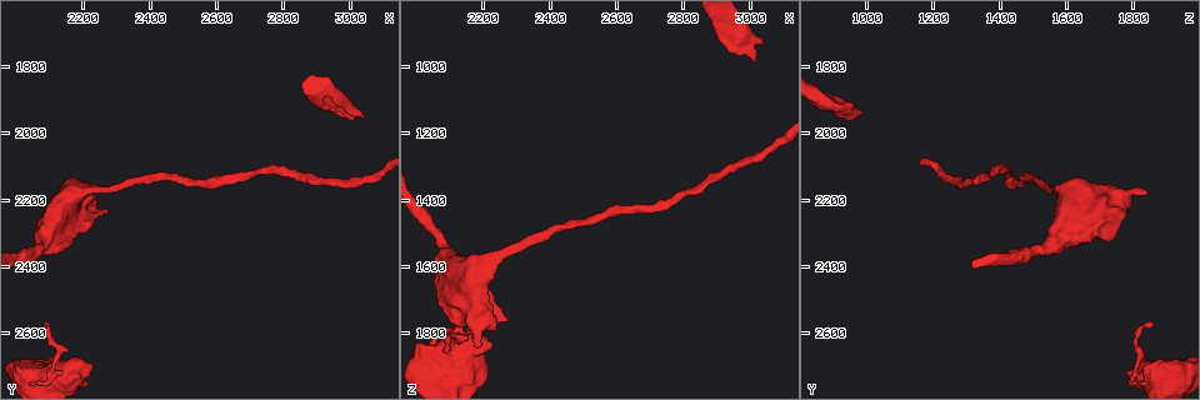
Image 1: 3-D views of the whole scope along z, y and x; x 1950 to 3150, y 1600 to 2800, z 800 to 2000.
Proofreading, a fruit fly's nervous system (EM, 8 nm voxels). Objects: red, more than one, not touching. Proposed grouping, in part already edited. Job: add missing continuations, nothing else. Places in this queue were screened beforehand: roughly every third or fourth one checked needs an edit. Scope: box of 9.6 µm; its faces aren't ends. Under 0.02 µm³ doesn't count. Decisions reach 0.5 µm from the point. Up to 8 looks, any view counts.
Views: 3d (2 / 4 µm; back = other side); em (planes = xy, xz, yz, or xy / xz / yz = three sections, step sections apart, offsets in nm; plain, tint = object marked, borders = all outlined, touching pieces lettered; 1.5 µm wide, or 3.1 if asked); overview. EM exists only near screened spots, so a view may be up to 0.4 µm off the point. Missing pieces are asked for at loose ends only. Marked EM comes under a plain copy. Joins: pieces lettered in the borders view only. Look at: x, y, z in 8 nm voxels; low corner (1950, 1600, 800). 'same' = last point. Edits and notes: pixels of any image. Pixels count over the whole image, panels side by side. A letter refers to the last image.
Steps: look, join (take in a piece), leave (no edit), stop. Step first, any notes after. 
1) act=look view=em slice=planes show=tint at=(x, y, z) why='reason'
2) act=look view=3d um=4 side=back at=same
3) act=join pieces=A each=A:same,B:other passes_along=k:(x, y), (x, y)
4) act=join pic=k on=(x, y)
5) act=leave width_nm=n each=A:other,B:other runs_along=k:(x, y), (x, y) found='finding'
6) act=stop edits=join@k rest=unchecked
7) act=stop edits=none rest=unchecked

act=look view=em slice=xz step=8 show=tint at=(2180, 2170, 1850) why='free end'

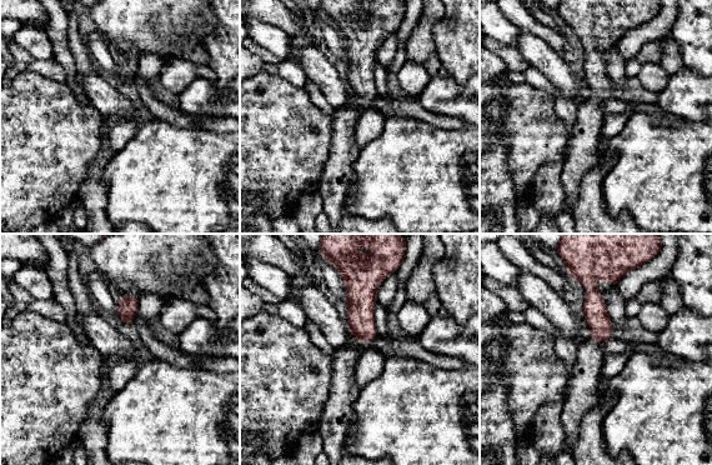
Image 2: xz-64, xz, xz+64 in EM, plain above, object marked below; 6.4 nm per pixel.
act=look view=em slice=xz step=8 show=borders at=same

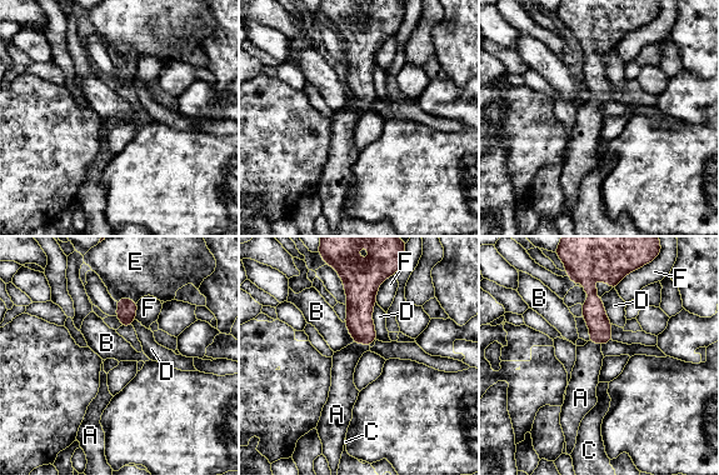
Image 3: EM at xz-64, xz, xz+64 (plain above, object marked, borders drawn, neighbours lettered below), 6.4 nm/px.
act=join pieces=A each=A:same,B:other,C:other,D:other,E:other,F:other passes_along=3:(360, 304), (362, 343), (344, 361) found='the neuron continues'

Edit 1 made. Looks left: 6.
act=look view=em slice=planes show=borders at=(2090, 2560, 1850) why='an open end'

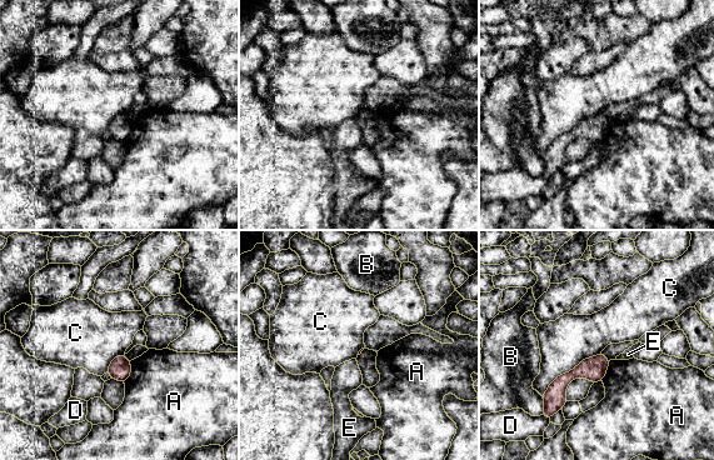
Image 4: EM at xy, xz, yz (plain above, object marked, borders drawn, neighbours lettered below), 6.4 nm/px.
act=leave each=A:other,B:other,C:other,D:other,E:other border=4:(600, 353), (562, 373), (542, 396) found='none of them fits'

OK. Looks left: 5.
act=look view=3d um=4 at=(3020, 1930, 990) why='free end'

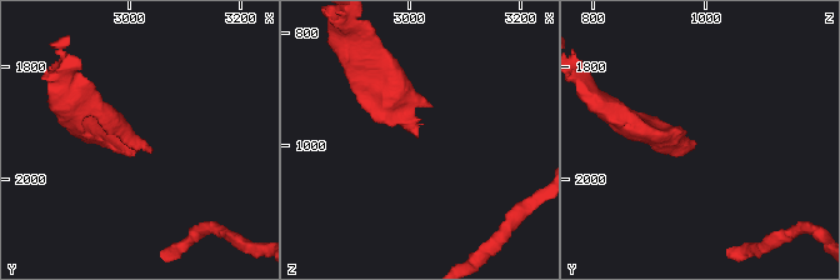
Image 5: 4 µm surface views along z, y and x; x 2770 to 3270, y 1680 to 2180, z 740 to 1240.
act=look view=em slice=planes show=borders at=(3015, 1935, 980) why='need the tissue'

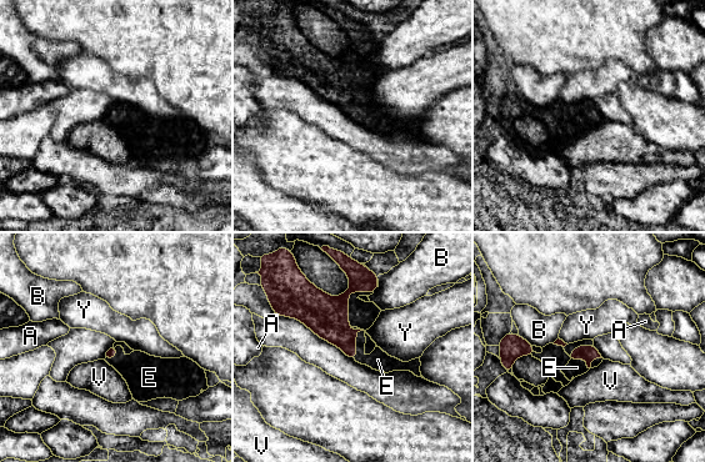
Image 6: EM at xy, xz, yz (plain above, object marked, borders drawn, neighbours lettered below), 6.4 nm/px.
act=join pieces=E each=A:other,B:other,E:same,V:other,Y:other passes_along=6:(588, 352), (586, 365), (576, 367) found='it goes on there'

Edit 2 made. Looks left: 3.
act=stop edits=join@3,join@6 rest=unchecked

